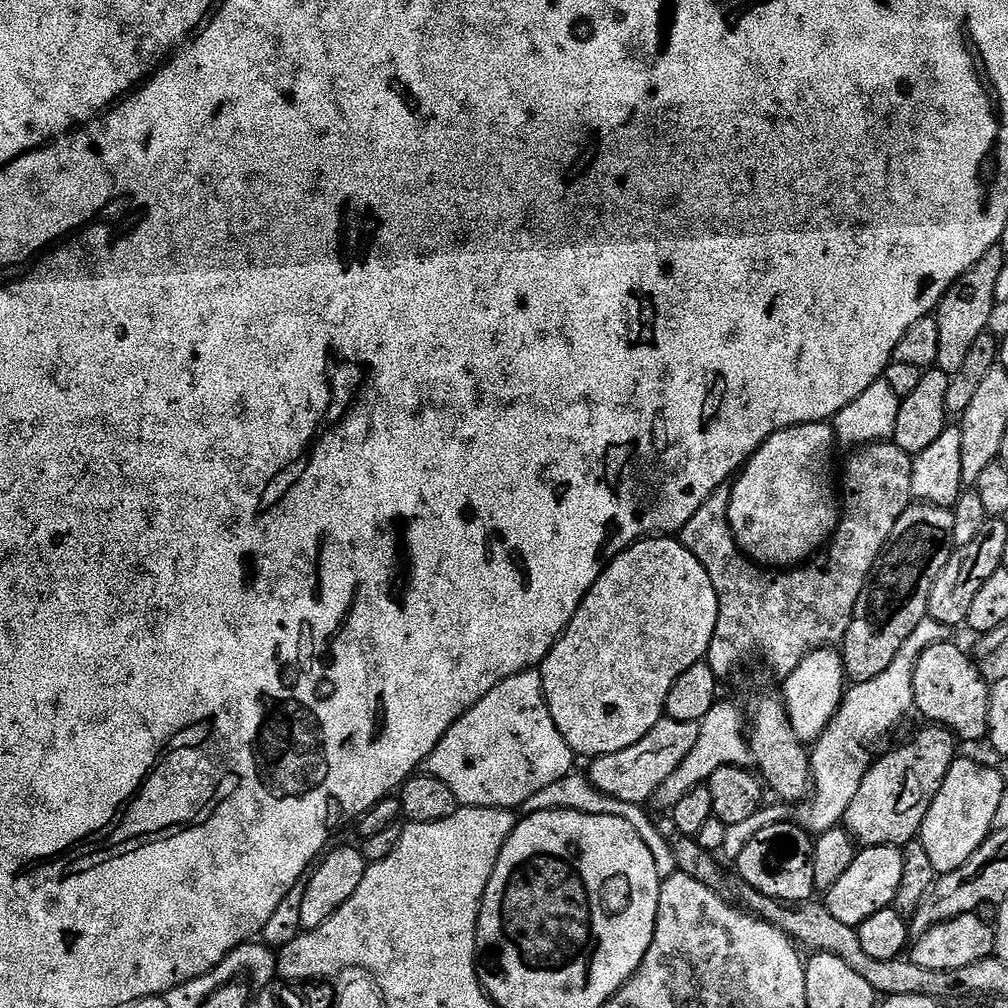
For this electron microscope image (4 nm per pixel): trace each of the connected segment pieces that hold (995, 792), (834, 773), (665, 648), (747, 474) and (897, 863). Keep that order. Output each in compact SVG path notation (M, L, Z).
M957 758L950 766L930 810L920 827L920 844L926 846L930 863L938 874L958 870L992 835L994 813L1006 791L1004 776L988 764Z
M927 619L918 622L910 638L902 642L902 650L894 654L894 662L878 674L878 678L870 678L870 682L852 684L845 691L844 701L834 714L830 726L815 741L811 749L812 782L810 799L803 805L804 809L798 817L799 823L809 833L819 834L837 827L843 821L846 810L850 810L850 802L854 802L854 794L858 794L858 786L862 786L862 778L866 778L868 769L874 763L874 755L868 747L875 740L880 740L891 728L900 724L900 719L914 708L914 666L931 644L947 641L950 629L938 622Z
M657 534L651 538L637 540L625 552L618 553L604 567L604 573L600 575L598 582L594 582L594 586L590 586L590 590L582 598L574 618L568 624L568 631L556 641L556 645L548 651L544 663L538 668L544 687L544 697L550 710L550 718L554 718L554 726L558 726L562 738L566 738L573 753L577 757L588 756L587 758L618 754L618 750L626 750L630 746L634 746L634 742L646 738L646 734L650 734L650 730L654 730L654 726L659 720L665 719L664 707L666 698L670 698L670 686L674 686L674 682L678 682L678 678L682 678L682 674L686 674L686 670L690 670L690 666L701 663L707 657L708 647L714 638L714 626L717 622L718 594L714 594L714 582L710 582L710 574L706 574L706 570L702 570L702 562L698 562L698 558L694 558L694 554L690 554L690 550L686 550L686 546L680 543L679 539L668 534Z
M831 423L799 424L773 434L748 459L731 485L728 521L736 544L749 560L755 560L769 570L788 570L815 557L831 541L842 515L838 484L832 481L832 451L837 448Z
M896 846L857 851L854 863L846 869L846 874L842 874L842 878L827 889L826 903L830 914L834 914L838 922L846 922L846 926L857 929L862 922L866 922L866 918L870 918L870 914L893 907L902 882L903 857L903 851Z

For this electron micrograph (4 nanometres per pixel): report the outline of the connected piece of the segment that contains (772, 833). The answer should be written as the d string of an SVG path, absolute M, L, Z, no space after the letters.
M781 822L764 824L744 844L736 868L740 871L740 880L762 890L770 898L782 898L790 902L813 899L817 891L814 882L814 840L799 823Z

